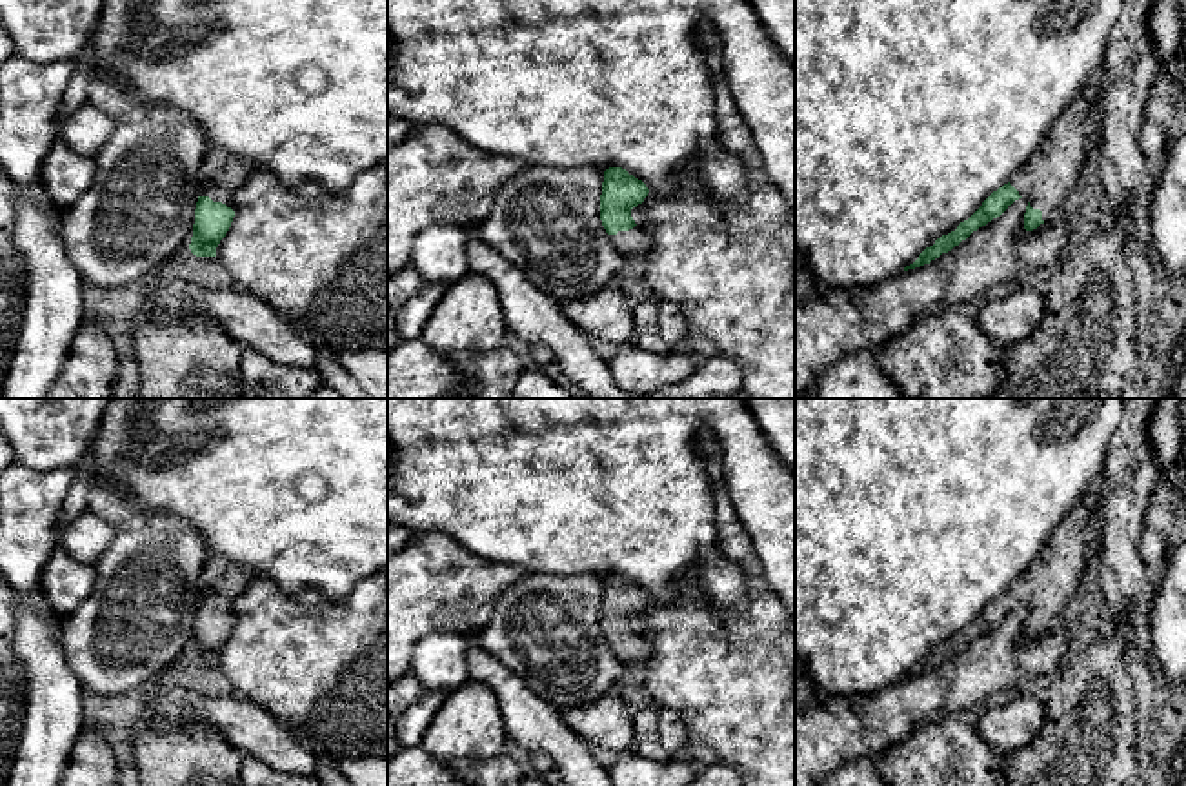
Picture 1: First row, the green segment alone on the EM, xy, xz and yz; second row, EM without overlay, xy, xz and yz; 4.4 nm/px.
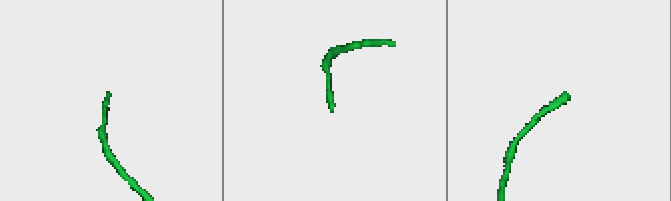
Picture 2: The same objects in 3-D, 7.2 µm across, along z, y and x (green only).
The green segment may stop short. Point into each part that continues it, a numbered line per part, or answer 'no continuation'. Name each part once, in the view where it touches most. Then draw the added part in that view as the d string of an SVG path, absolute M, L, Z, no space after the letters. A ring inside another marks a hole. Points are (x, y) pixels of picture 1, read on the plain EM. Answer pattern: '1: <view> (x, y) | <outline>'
1: xy (221, 583) | M207 555L198 577L198 604L209 604L235 619L235 600L246 591L255 573L224 557Z

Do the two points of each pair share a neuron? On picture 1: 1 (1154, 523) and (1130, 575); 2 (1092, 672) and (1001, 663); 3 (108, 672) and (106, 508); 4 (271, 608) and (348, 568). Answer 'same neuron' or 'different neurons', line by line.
1: different neurons
2: different neurons
3: same neuron
4: different neurons

